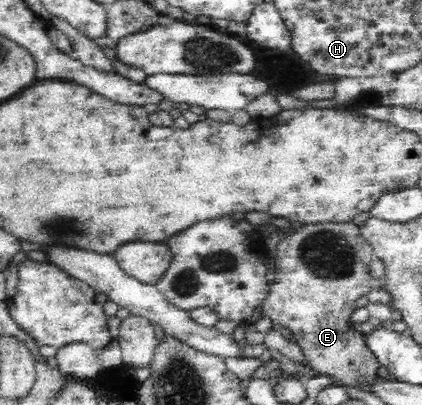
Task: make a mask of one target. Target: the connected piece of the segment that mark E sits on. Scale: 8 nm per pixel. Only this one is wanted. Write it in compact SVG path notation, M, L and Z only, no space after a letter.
M354 222L303 224L300 229L291 229L280 239L276 251L276 276L269 284L269 294L262 303L260 319L268 318L287 328L296 337L298 346L309 366L318 375L330 376L344 386L359 388L377 377L378 357L366 345L368 335L358 333L352 325L350 316L356 309L355 302L372 290L380 289L382 278L370 276L370 262L373 258L372 246L362 238Z

